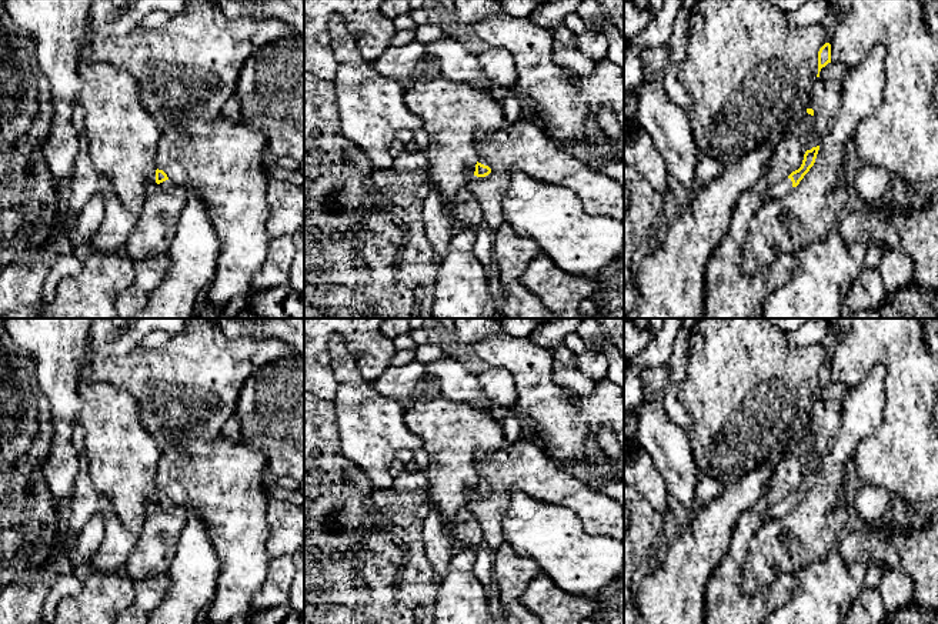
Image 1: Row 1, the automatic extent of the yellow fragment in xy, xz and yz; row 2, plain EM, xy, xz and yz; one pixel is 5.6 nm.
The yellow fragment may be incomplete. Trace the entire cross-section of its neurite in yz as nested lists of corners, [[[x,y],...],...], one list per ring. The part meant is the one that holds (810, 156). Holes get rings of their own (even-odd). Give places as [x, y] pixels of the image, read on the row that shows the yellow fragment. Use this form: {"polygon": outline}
{"polygon": [[[820,146],[807,150],[804,154],[802,164],[798,170],[792,171],[787,178],[782,178],[778,183],[770,186],[765,193],[765,200],[775,200],[788,194],[794,187],[800,184],[804,176],[810,171],[814,166]]]}

